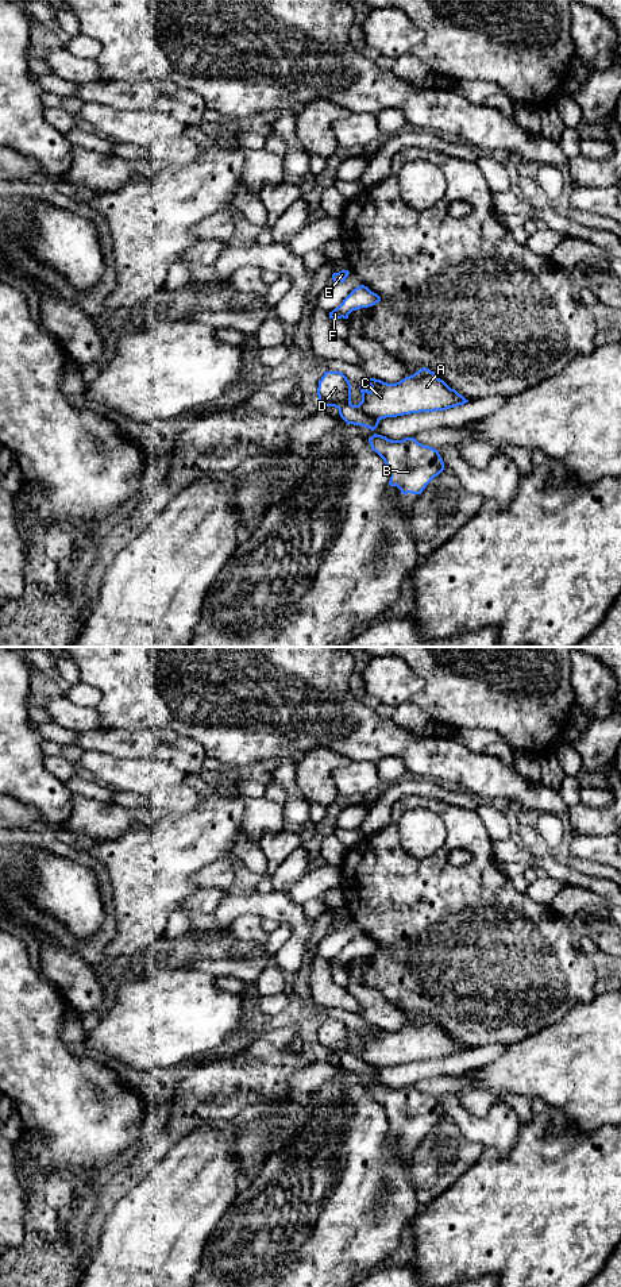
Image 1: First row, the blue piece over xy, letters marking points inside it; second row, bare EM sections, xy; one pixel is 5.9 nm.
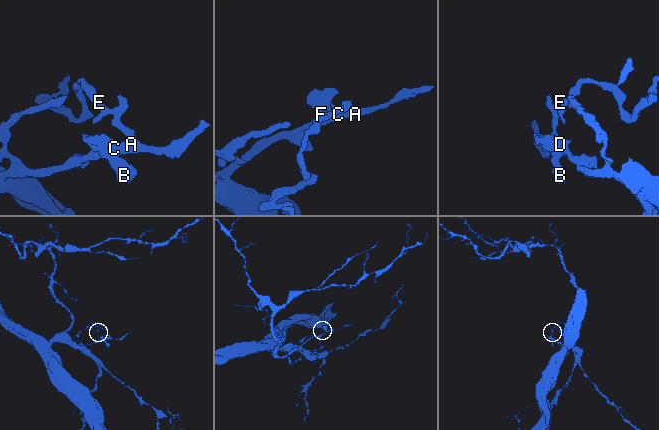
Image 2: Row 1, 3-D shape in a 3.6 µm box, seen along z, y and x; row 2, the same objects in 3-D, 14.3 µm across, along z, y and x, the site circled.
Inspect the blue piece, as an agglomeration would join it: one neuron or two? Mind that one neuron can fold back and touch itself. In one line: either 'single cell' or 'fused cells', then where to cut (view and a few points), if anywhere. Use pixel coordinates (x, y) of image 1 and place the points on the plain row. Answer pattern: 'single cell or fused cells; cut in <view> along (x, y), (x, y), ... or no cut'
fused cells; cut in xy along (354, 1054), (365, 1062), (380, 1067)

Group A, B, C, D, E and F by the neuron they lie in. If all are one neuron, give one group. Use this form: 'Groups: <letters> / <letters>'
Groups: A C D E F / B

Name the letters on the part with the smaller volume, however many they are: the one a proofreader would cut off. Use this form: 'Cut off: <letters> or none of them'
Cut off: B

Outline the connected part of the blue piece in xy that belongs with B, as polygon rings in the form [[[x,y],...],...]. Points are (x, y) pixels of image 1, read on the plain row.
[[[374,1082],[369,1091],[386,1113],[389,1133],[397,1134],[402,1142],[421,1142],[427,1133],[446,1118],[439,1099],[414,1086],[392,1088]]]

